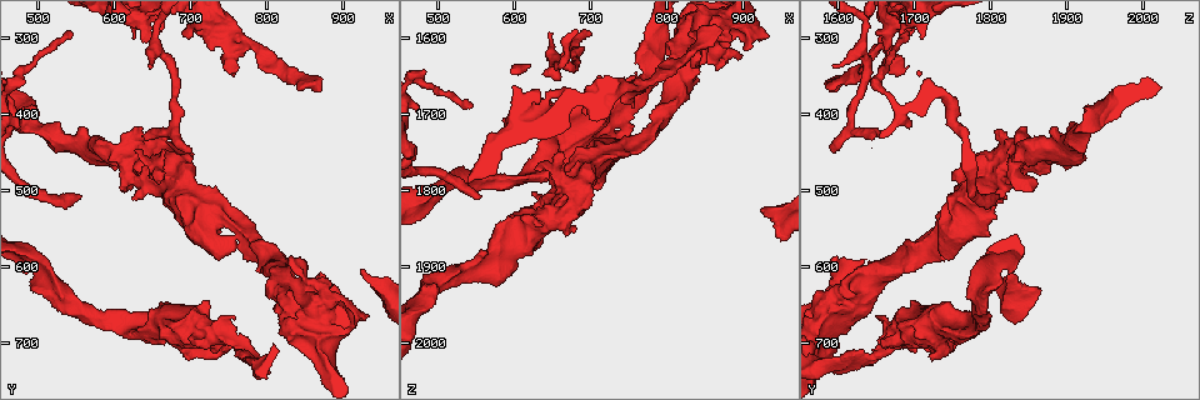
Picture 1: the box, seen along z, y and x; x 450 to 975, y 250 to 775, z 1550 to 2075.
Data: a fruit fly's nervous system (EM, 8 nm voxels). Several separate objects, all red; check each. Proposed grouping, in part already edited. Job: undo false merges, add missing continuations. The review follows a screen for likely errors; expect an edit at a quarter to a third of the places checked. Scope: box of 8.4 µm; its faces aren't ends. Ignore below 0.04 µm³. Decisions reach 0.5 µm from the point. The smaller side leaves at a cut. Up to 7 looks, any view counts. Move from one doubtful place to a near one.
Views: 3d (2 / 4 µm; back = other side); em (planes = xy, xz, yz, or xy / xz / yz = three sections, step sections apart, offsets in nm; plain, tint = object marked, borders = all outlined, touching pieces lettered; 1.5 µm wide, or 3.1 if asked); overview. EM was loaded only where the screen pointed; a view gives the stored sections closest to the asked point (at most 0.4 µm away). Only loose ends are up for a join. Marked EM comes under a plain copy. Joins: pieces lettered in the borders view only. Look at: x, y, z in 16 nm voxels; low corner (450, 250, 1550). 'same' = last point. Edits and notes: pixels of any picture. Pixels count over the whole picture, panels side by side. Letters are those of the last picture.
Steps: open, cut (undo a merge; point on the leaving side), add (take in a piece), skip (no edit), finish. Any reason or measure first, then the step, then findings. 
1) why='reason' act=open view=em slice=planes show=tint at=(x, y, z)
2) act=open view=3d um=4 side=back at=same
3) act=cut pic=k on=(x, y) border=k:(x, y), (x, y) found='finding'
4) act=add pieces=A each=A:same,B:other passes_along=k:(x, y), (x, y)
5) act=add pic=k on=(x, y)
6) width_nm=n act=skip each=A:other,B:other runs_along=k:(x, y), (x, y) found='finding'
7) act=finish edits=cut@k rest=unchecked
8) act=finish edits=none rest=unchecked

why='free end' act=open view=3d um=2 at=(865, 615, 1640)

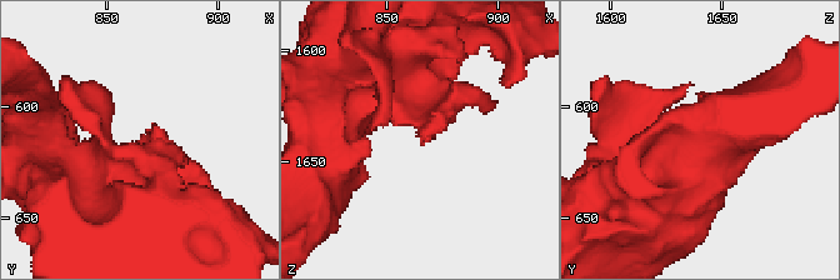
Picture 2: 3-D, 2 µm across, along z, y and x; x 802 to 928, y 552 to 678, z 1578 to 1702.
act=open view=em slice=yz step=8 show=borders at=(869, 612, 1642)

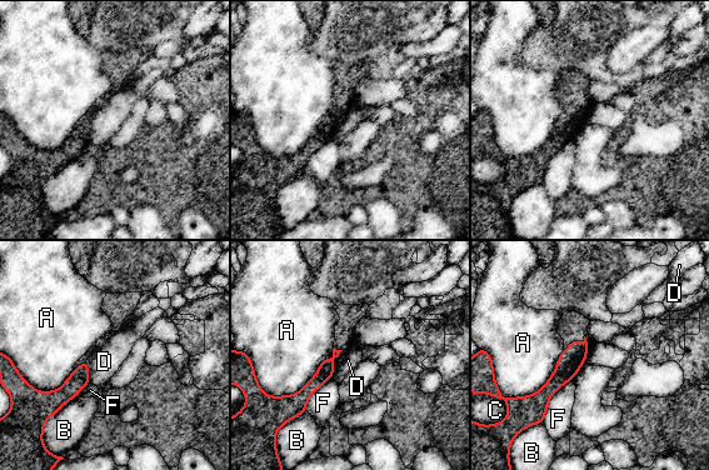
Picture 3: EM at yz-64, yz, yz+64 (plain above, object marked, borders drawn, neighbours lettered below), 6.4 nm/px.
longest_contact=A:400nm act=skip each=A:other,B:other,C:other,D:other,F:other found='none of them fits'

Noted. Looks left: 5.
why='thick turns thin' act=open view=em slice=yz step=4 show=tint at=(675, 675, 1735)

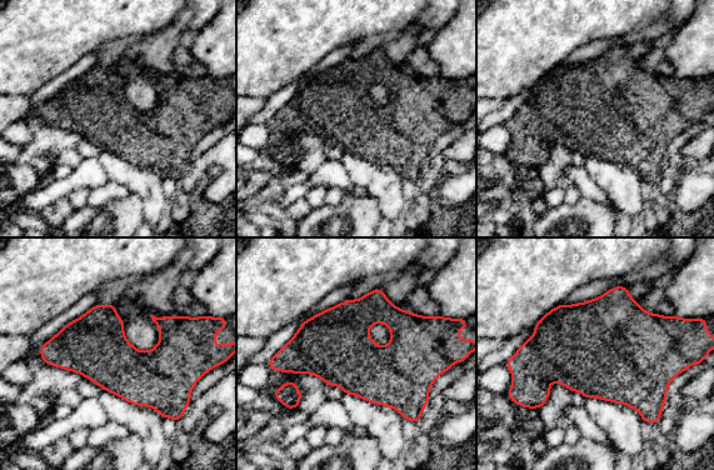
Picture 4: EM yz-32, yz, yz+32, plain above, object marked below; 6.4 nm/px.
why='cut it another way' act=open view=em slice=planes show=tint at=same

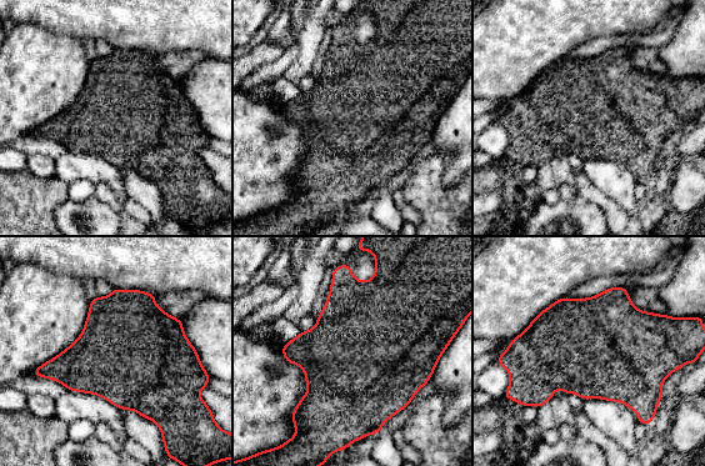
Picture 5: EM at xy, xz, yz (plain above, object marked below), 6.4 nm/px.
act=open view=em slice=planes show=borders at=same

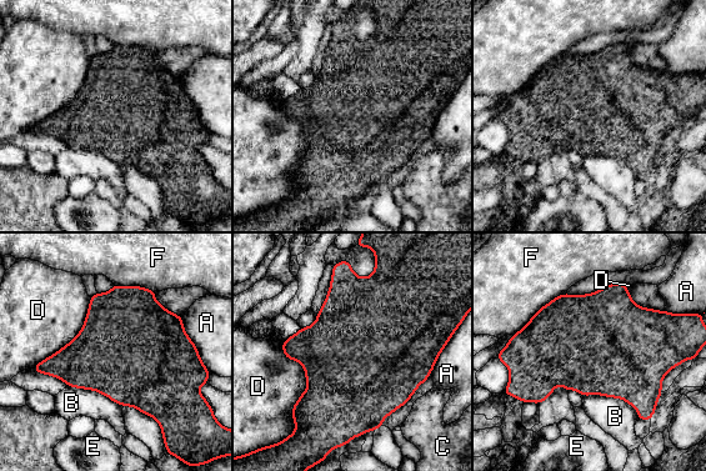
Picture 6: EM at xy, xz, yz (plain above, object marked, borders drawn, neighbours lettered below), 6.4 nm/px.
act=skip each=A:other,B:other,C:other,D:other,E:other,F:other border=6:(90, 297), (83, 327), (46, 359) found='one neuron here'

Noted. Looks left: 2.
why='free end' act=open view=3d um=4 at=(775, 590, 1740)

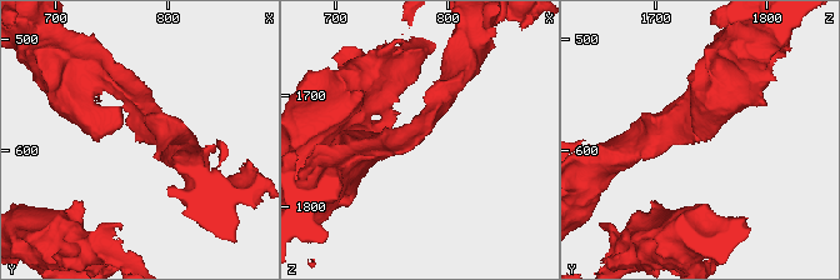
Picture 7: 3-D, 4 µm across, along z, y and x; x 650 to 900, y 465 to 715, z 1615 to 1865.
why='shape alone is not enough' act=open view=em slice=planes show=borders at=(776, 590, 1738)

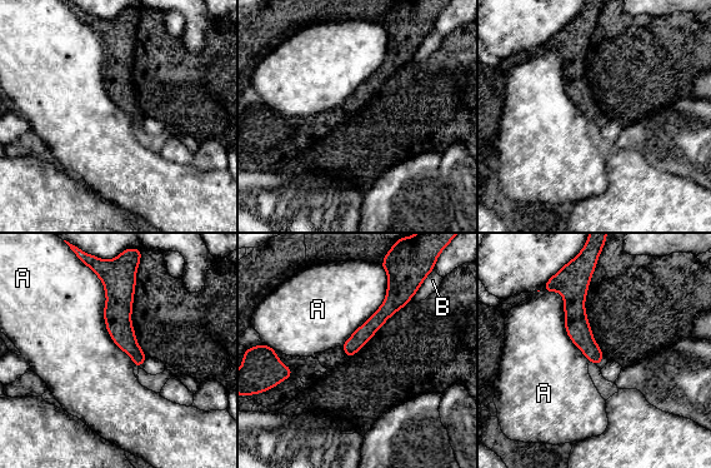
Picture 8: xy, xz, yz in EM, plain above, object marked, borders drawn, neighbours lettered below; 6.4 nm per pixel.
act=skip each=A:other,B:other runs_along=8:(109, 287), (138, 363) found='none of them fits'

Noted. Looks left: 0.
act=finish edits=none rest=unchecked

